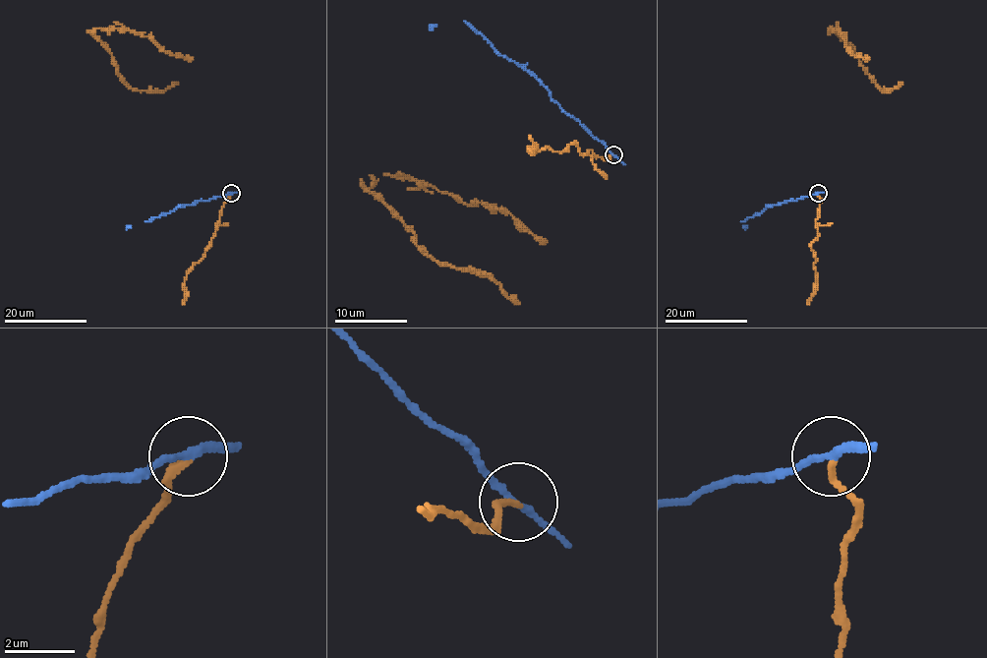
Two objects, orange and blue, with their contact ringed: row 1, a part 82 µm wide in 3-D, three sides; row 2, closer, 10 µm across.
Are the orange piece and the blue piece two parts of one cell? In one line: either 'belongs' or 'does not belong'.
does not belong

